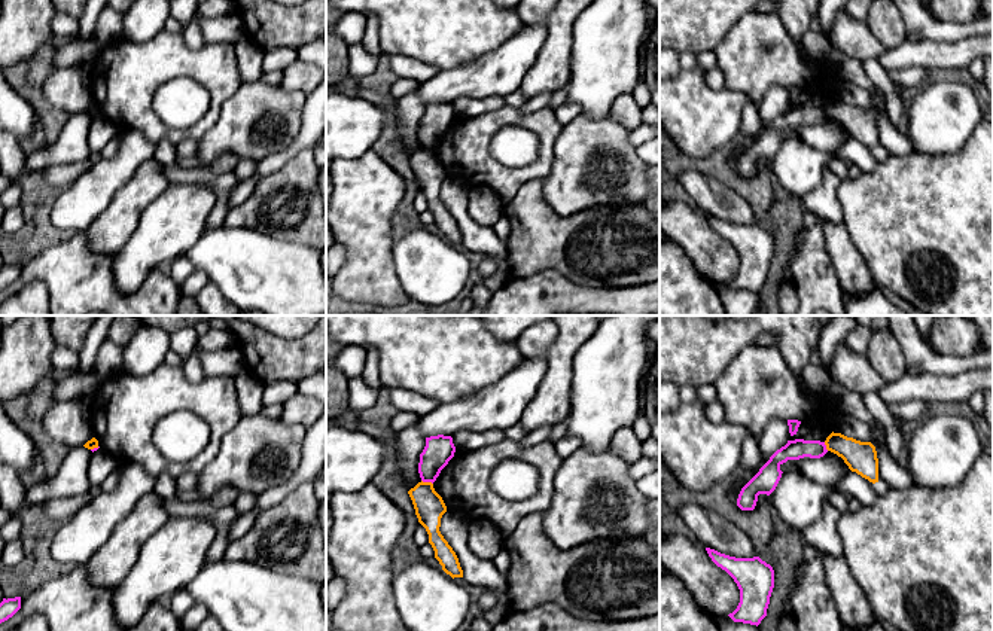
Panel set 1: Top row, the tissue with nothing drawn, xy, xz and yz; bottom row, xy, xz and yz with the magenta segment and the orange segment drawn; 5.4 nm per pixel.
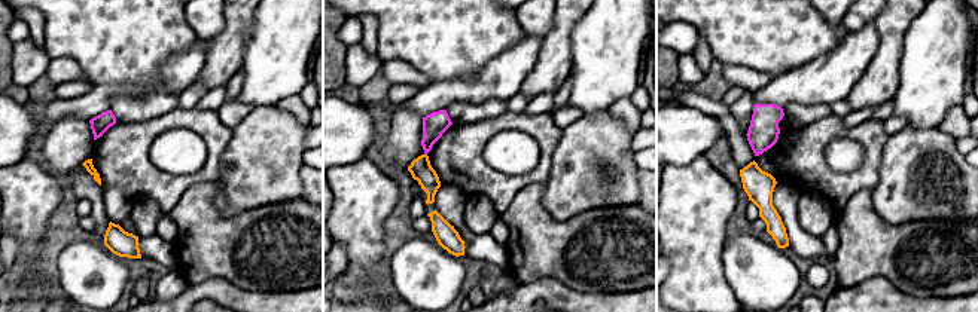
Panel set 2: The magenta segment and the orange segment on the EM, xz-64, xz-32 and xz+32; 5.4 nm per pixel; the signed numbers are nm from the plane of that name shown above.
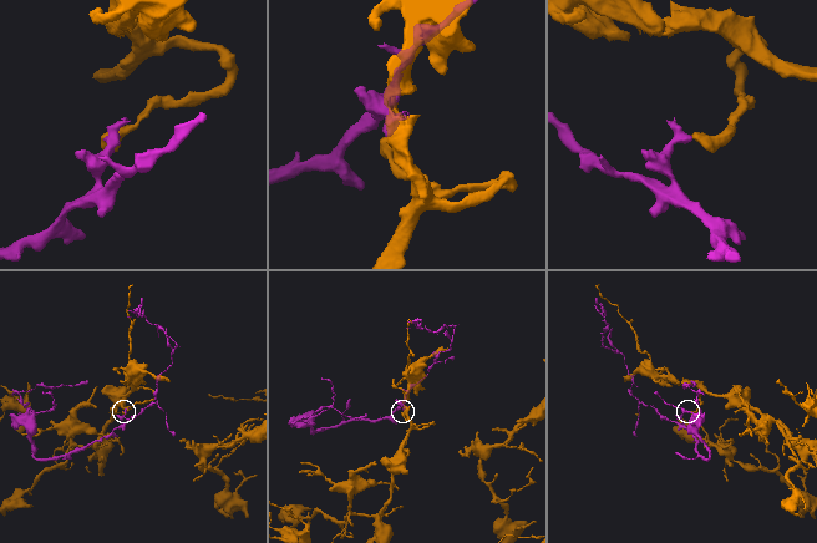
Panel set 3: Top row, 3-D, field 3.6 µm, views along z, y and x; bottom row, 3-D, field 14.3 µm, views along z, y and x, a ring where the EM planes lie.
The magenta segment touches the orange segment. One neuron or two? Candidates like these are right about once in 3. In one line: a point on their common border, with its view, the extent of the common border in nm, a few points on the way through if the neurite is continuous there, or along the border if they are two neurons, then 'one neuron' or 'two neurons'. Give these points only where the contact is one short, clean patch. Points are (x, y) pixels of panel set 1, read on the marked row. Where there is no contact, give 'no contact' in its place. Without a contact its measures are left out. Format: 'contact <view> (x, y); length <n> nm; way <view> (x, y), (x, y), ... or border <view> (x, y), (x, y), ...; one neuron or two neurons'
contact xz (428, 481); length 70 nm; border xz (422, 479), (432, 484); two neurons

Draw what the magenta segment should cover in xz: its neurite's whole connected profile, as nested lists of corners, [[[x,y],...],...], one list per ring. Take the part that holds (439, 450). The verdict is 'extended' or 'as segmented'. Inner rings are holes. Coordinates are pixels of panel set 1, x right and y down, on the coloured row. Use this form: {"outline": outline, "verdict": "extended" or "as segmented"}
{"outline": [[[451,436],[426,438],[426,446],[420,454],[418,473],[423,482],[435,482],[441,470],[454,457],[456,446]]], "verdict": "as segmented"}

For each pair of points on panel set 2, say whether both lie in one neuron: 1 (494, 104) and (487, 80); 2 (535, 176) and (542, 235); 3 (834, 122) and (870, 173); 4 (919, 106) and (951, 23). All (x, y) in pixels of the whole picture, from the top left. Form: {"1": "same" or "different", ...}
{"1": "different", "2": "different", "3": "same", "4": "same"}

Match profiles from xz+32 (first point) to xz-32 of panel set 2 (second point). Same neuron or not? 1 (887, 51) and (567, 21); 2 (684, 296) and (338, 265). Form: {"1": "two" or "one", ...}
{"1": "one", "2": "two"}

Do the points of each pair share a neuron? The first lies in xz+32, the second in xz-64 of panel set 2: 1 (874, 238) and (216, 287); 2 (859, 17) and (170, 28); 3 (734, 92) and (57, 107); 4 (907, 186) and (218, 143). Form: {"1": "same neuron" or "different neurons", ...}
{"1": "different neurons", "2": "different neurons", "3": "different neurons", "4": "different neurons"}

